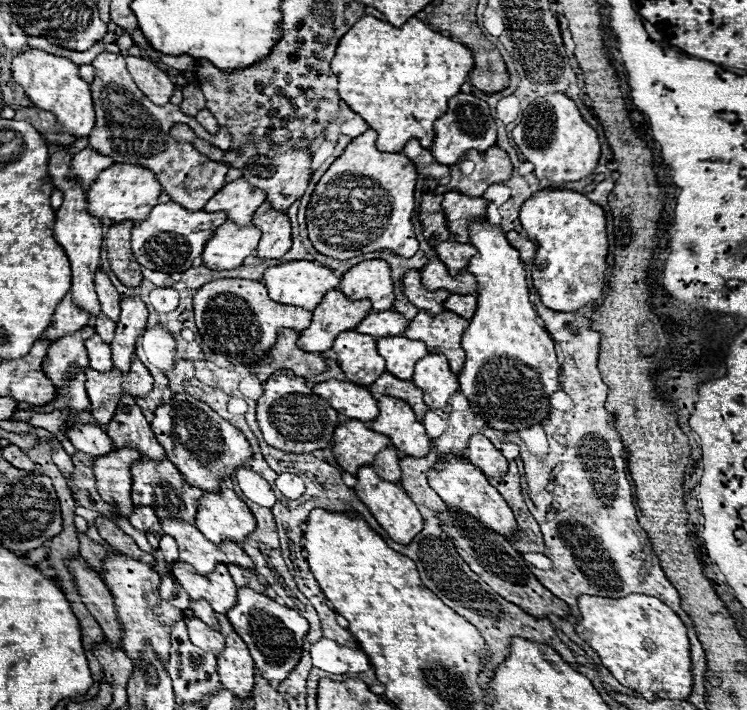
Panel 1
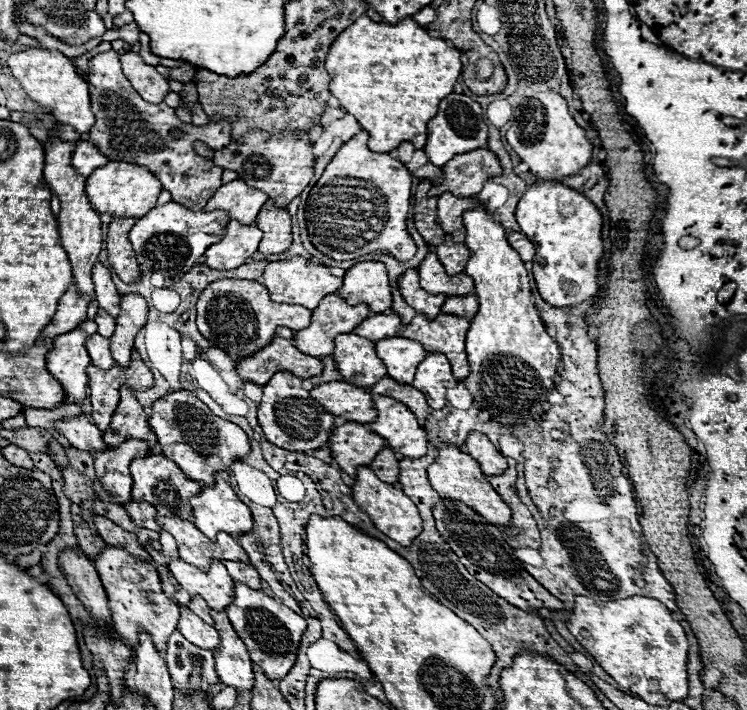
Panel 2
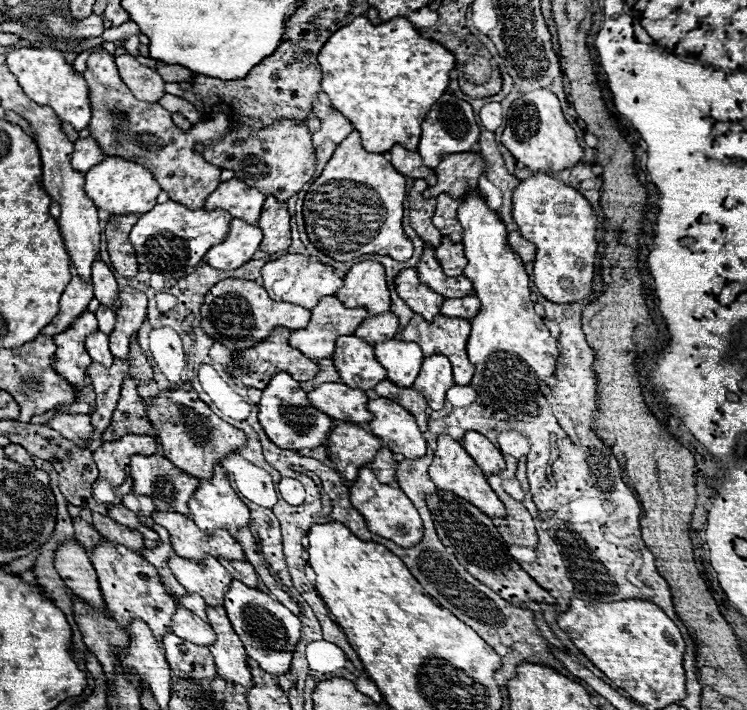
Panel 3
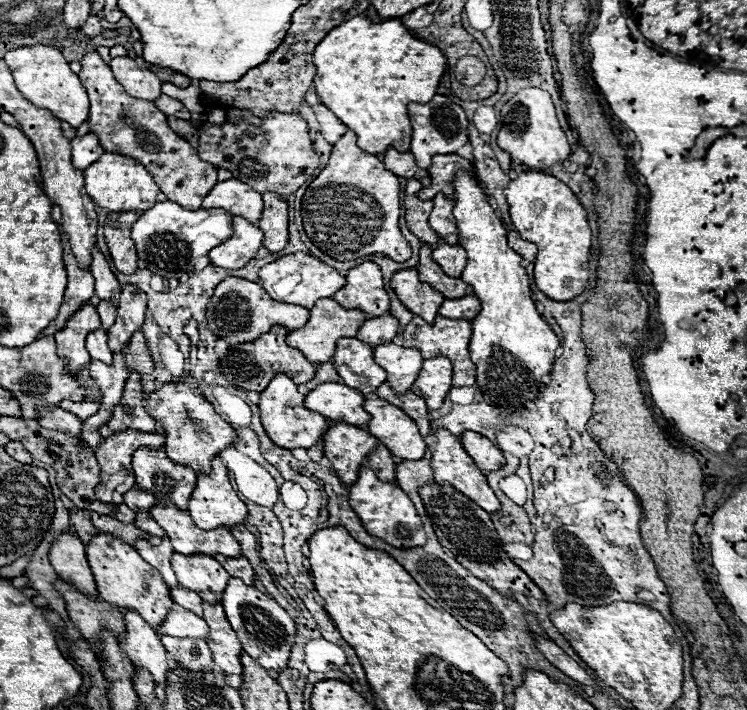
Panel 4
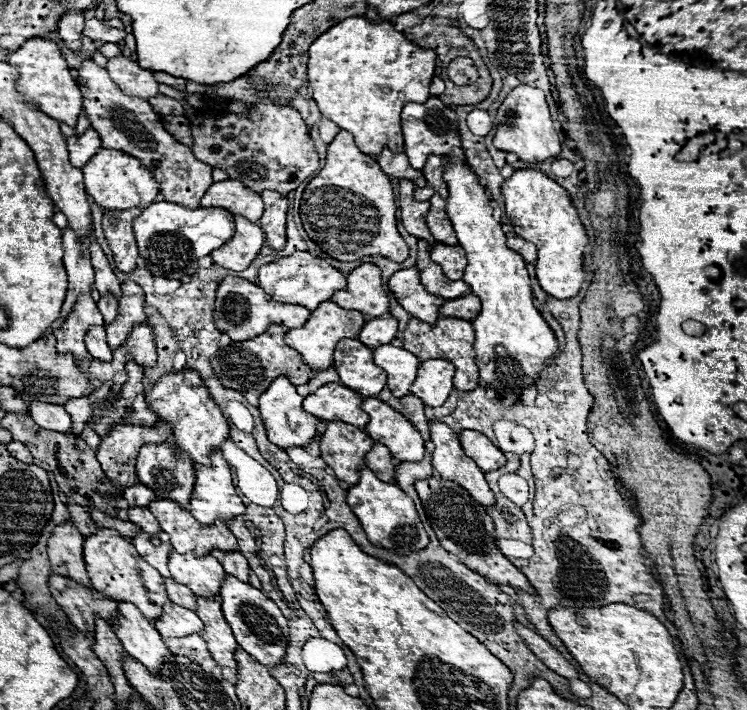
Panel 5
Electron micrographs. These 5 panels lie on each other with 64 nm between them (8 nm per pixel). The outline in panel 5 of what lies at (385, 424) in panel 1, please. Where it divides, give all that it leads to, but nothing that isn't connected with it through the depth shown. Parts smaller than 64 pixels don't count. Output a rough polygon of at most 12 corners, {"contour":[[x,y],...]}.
{"contour":[[366,398],[366,434],[400,462],[418,462],[424,440],[394,408]]}

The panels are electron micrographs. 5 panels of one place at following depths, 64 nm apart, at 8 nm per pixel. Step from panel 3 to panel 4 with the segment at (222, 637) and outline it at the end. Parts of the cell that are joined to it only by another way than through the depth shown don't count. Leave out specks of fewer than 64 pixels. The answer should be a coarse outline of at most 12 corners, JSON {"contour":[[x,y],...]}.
{"contour":[[202,602],[216,666],[242,676],[242,646],[222,604]]}

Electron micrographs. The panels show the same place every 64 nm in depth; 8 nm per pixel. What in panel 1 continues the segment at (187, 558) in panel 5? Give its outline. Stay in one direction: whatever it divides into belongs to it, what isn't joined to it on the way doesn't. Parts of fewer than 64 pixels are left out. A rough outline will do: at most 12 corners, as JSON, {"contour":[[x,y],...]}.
{"contour":[[186,562],[170,570],[192,600],[226,614],[236,586],[224,564],[206,576]]}

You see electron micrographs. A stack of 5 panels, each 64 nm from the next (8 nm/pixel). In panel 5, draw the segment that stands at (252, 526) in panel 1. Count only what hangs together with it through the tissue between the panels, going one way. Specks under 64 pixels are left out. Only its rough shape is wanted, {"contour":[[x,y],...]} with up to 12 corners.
{"contour":[[220,450],[196,464],[194,518],[210,526],[244,514]]}

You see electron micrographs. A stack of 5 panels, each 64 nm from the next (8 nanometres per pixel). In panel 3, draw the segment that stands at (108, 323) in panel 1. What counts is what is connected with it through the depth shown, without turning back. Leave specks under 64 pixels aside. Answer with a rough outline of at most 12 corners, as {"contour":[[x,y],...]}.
{"contour":[[106,306],[96,310],[100,330],[110,334],[114,328],[114,310]]}

